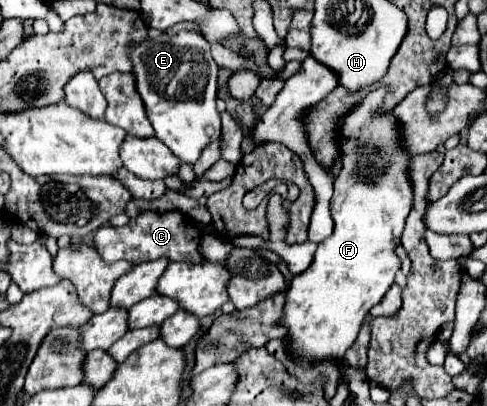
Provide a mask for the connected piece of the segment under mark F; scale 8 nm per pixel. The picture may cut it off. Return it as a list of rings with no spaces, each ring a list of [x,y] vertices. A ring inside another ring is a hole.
[[[384,88],[370,92],[366,100],[350,110],[348,118],[344,118],[338,154],[340,158],[344,158],[344,162],[338,178],[334,180],[334,196],[330,202],[334,232],[330,238],[318,244],[318,250],[308,270],[292,278],[290,288],[286,290],[284,314],[278,322],[288,330],[286,348],[294,360],[322,362],[344,358],[346,350],[354,344],[364,318],[384,298],[394,282],[396,270],[400,268],[394,246],[400,242],[406,218],[412,208],[412,184],[408,178],[410,160],[404,158],[404,154],[400,154],[400,146],[396,146],[396,130],[392,130],[392,118],[388,118],[388,112],[380,116],[374,114],[374,110],[380,108],[384,94]]]

